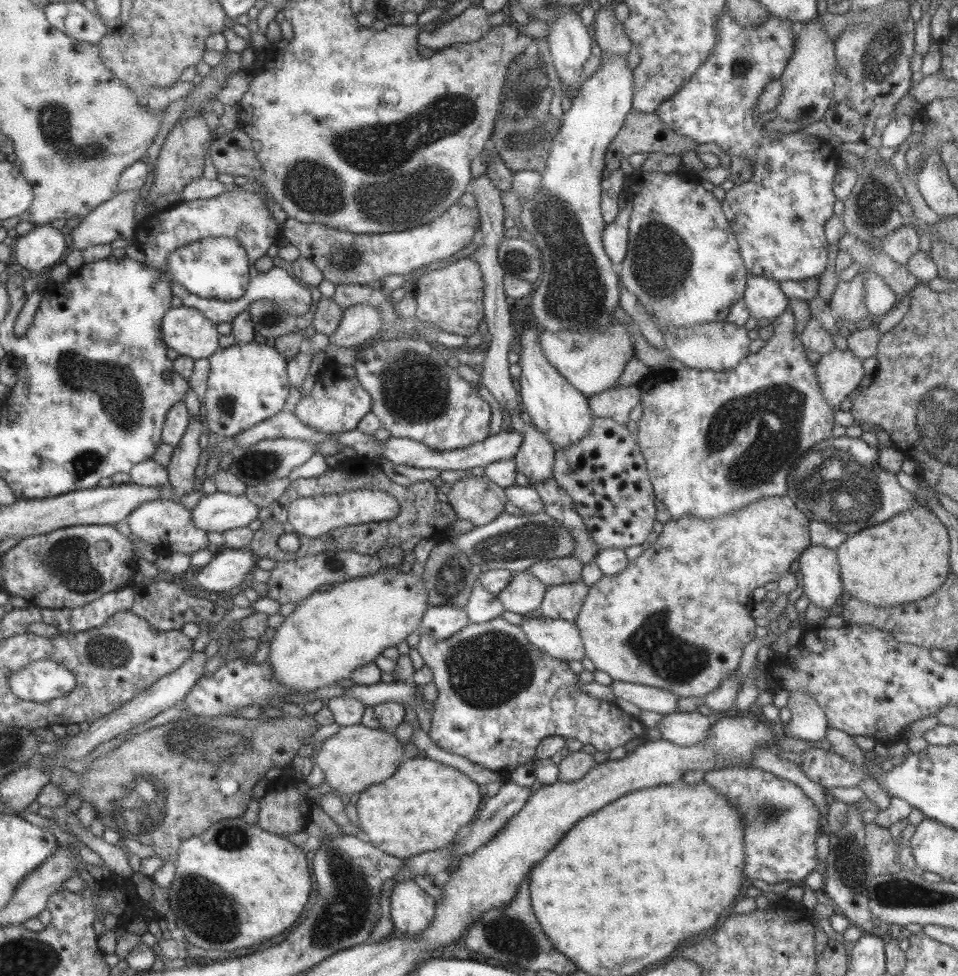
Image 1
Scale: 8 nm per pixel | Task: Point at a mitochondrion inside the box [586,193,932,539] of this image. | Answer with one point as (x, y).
(775, 414)

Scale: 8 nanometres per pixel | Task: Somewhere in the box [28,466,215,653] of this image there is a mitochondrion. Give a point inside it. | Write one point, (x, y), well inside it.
(67, 559)

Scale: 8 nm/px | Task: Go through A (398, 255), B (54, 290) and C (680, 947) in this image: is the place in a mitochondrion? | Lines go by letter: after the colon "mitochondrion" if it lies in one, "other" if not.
A: other
B: other
C: other

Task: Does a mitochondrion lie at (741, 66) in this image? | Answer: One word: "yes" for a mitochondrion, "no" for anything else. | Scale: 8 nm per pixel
yes

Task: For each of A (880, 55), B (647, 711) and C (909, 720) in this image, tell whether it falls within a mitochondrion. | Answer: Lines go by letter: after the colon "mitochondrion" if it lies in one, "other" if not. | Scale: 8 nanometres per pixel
A: mitochondrion
B: other
C: other

